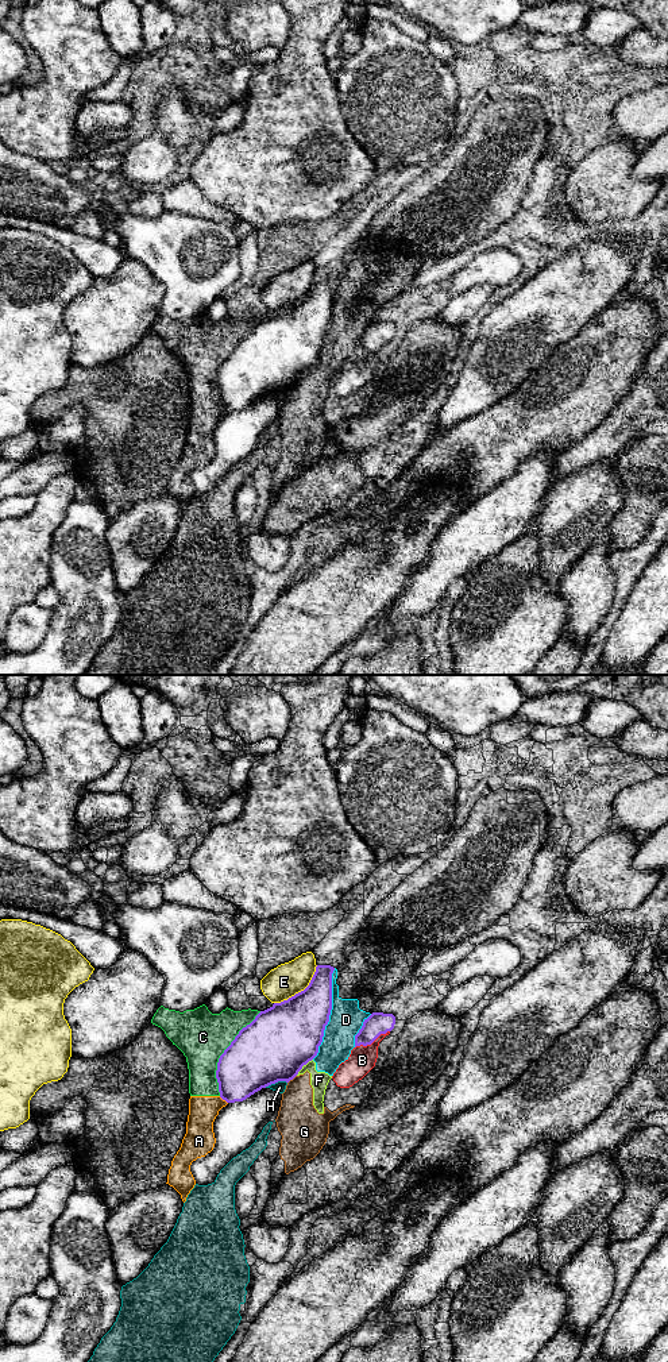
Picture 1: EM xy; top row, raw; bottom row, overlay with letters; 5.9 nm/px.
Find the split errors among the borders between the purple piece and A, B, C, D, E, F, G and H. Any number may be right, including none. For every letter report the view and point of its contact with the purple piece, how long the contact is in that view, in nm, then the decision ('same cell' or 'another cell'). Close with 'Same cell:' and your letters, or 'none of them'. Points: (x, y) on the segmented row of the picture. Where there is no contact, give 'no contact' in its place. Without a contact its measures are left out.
A: xy (223, 1099) | 70 nm | another cell
B: xy (371, 1042) | 240 nm | same cell
C: xy (223, 1053) | 550 nm | another cell
D: xy (329, 1014) | 550 nm | another cell
E: xy (301, 991) | 340 nm | another cell
F: xy (302, 1065) | 140 nm | another cell
G: xy (292, 1079) | 80 nm | another cell
H: xy (275, 1081) | 140 nm | another cell
Same cell: B

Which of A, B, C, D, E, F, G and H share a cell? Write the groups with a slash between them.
A C / B / D F G / E / H

